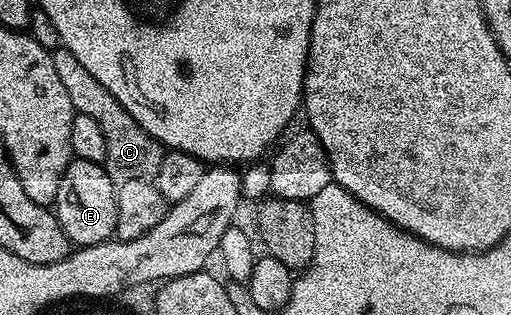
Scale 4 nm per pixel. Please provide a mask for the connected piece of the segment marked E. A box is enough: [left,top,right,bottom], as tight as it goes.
[54,158,118,248]

